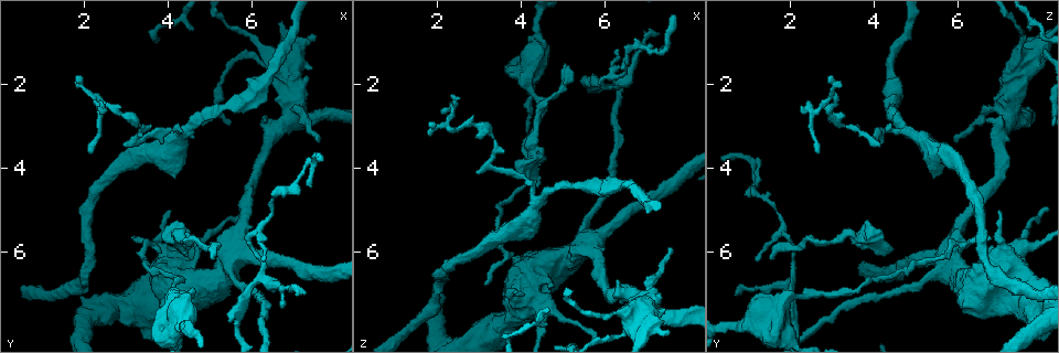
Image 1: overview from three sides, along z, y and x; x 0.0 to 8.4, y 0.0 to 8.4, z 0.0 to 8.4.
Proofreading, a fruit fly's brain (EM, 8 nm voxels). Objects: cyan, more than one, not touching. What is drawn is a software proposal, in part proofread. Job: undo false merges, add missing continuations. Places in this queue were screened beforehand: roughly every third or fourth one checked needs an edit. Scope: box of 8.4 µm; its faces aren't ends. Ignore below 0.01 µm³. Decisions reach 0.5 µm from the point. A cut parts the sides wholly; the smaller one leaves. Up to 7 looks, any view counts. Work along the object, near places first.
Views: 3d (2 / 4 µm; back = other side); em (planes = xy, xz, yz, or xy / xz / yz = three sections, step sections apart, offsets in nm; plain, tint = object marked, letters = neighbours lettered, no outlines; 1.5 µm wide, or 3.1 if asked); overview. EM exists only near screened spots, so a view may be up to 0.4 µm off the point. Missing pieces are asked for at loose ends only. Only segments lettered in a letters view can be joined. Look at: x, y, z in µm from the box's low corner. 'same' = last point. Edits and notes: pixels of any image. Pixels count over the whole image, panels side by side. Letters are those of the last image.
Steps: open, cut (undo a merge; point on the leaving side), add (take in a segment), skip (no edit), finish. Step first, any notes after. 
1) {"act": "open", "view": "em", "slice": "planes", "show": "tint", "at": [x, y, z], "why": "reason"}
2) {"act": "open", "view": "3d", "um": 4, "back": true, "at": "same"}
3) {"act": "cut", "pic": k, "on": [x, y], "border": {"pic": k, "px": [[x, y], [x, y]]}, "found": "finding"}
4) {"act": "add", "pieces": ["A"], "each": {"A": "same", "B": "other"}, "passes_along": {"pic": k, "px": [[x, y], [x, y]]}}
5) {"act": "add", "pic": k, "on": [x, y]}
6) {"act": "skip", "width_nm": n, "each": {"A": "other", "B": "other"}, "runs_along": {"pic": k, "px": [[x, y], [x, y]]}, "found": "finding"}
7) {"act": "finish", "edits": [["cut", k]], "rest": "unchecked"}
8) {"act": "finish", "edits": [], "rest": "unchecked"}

{"act": "open", "view": "3d", "um": 4, "at": [2.20, 3.65, 2.60], "why": "tapers out"}

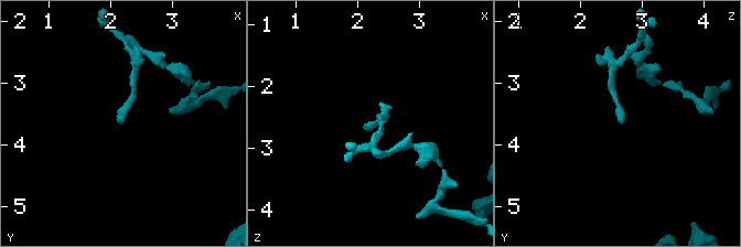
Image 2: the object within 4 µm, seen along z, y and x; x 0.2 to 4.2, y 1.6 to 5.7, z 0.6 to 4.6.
{"act": "open", "view": "em", "slice": "xz", "step": 8, "show": "tint", "at": [2.10, 3.60, 2.60]}

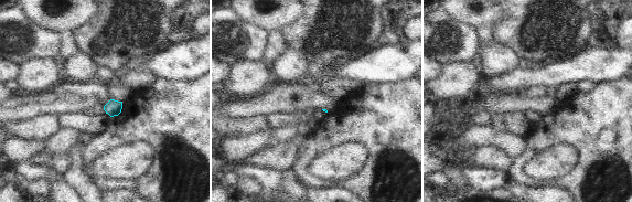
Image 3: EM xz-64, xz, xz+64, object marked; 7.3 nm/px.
{"act": "open", "view": "em", "slice": "planes", "show": "letters", "at": "same"}

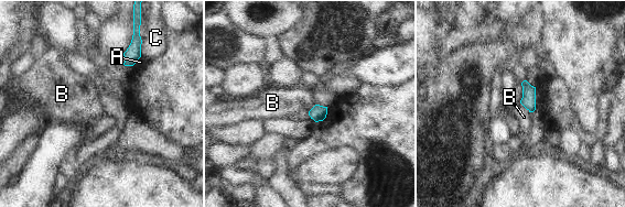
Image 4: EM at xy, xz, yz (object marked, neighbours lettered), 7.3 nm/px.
{"act": "skip", "each": {"A": "other", "B": "other", "C": "other"}, "found": "no lettered segment goes on from it"}

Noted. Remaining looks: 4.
{"act": "open", "view": "3d", "um": 4, "at": [4.40, 5.95, 4.45], "why": "an open end"}

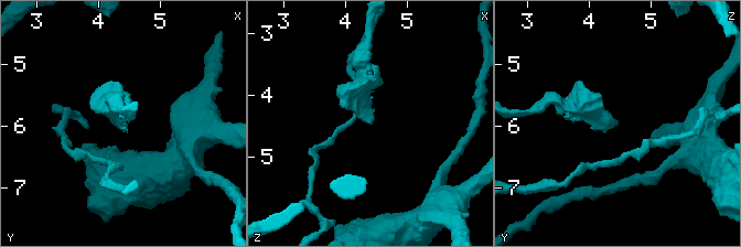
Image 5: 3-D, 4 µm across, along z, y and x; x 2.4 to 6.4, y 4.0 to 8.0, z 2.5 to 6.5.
{"act": "open", "view": "em", "slice": "yz", "step": 4, "show": "letters", "at": [4.45, 5.95, 4.45]}

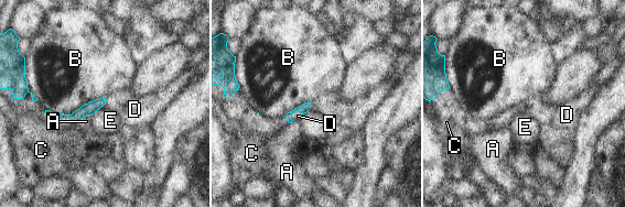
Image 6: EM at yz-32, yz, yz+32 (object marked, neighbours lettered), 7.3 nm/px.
{"act": "add", "pieces": ["D"], "each": {"A": "other", "B": "other", "C": "other", "D": "same", "E": "other"}, "passes_along": {"pic": 6, "px": [[87, 109], [62, 115], [62, 121]]}, "found": "the neuron continues"}

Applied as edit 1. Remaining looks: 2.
{"act": "finish", "edits": [["add", 6]], "rest": "unchecked"}

